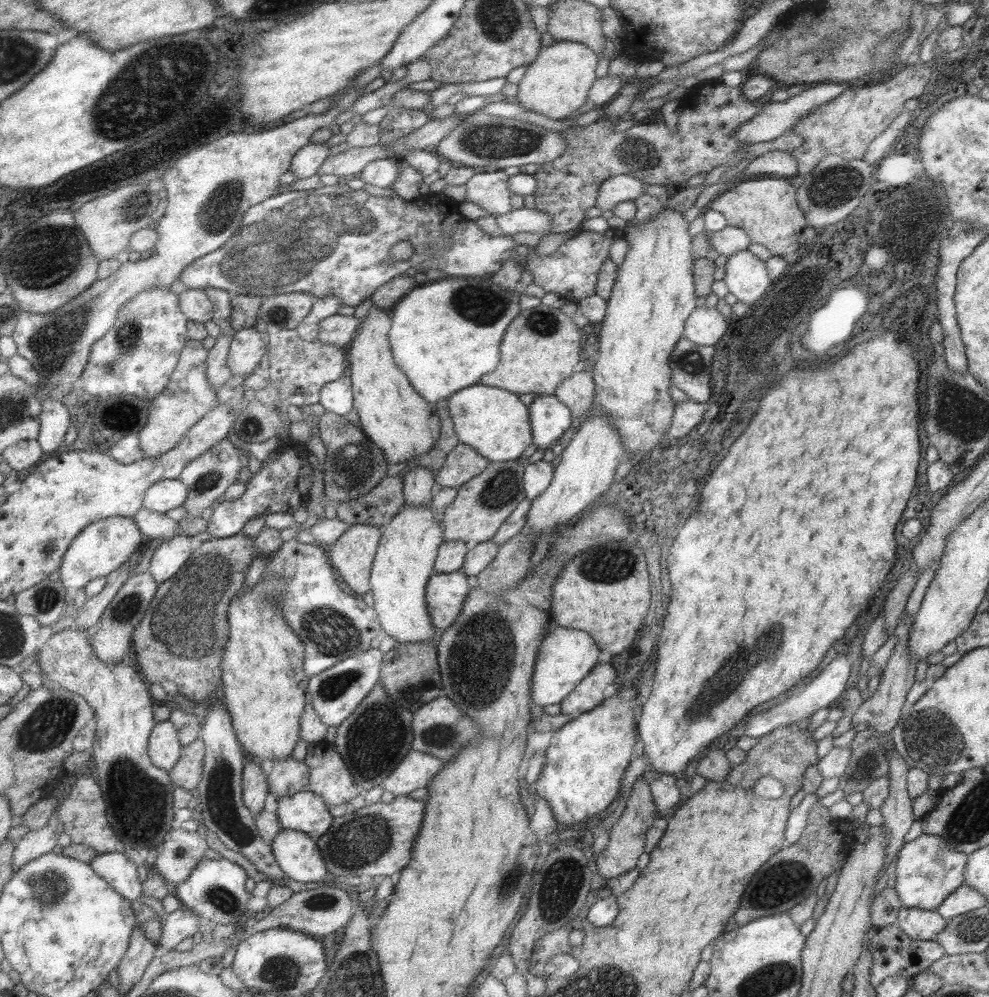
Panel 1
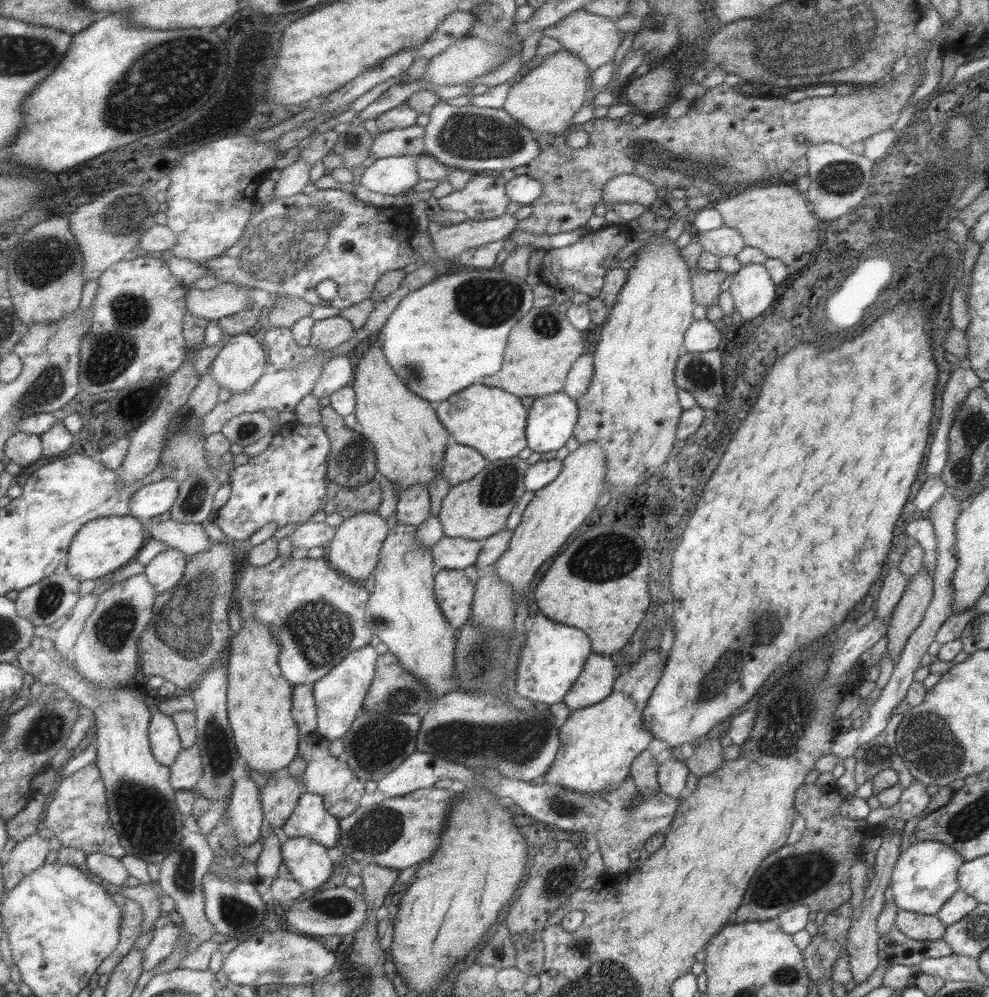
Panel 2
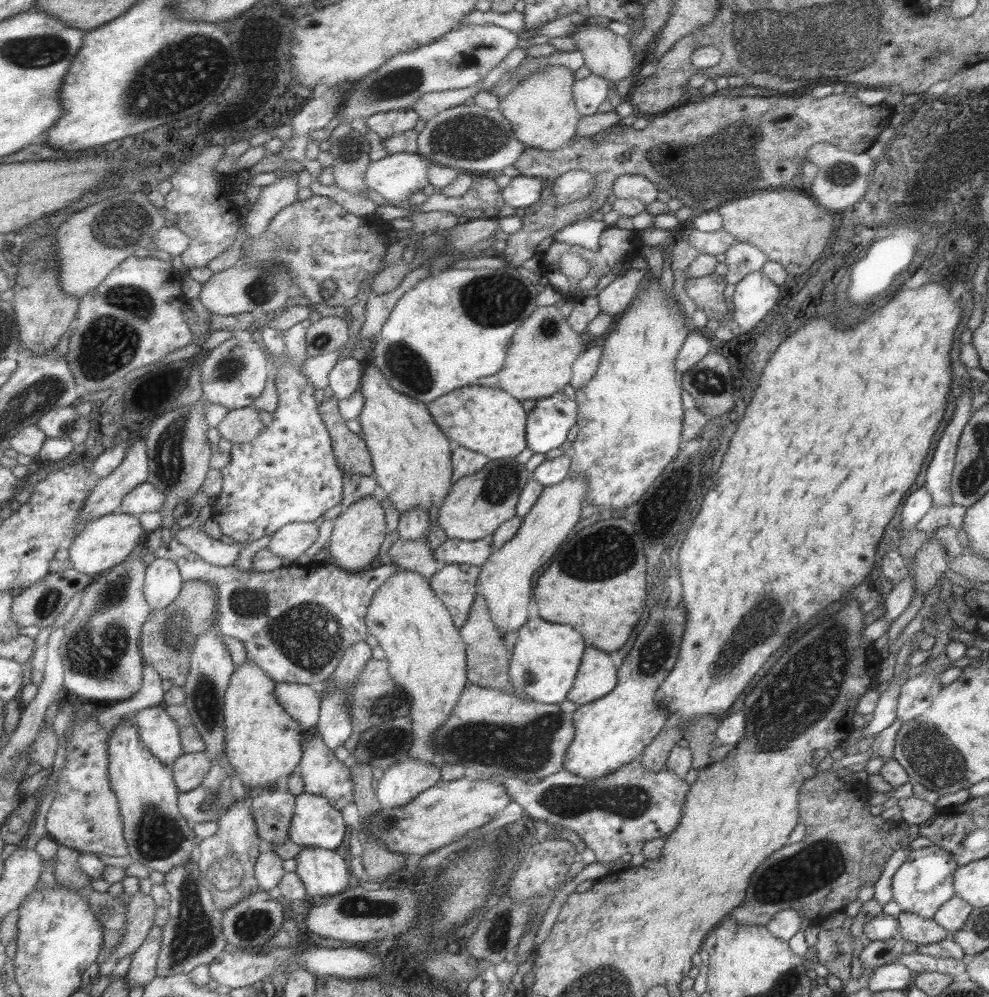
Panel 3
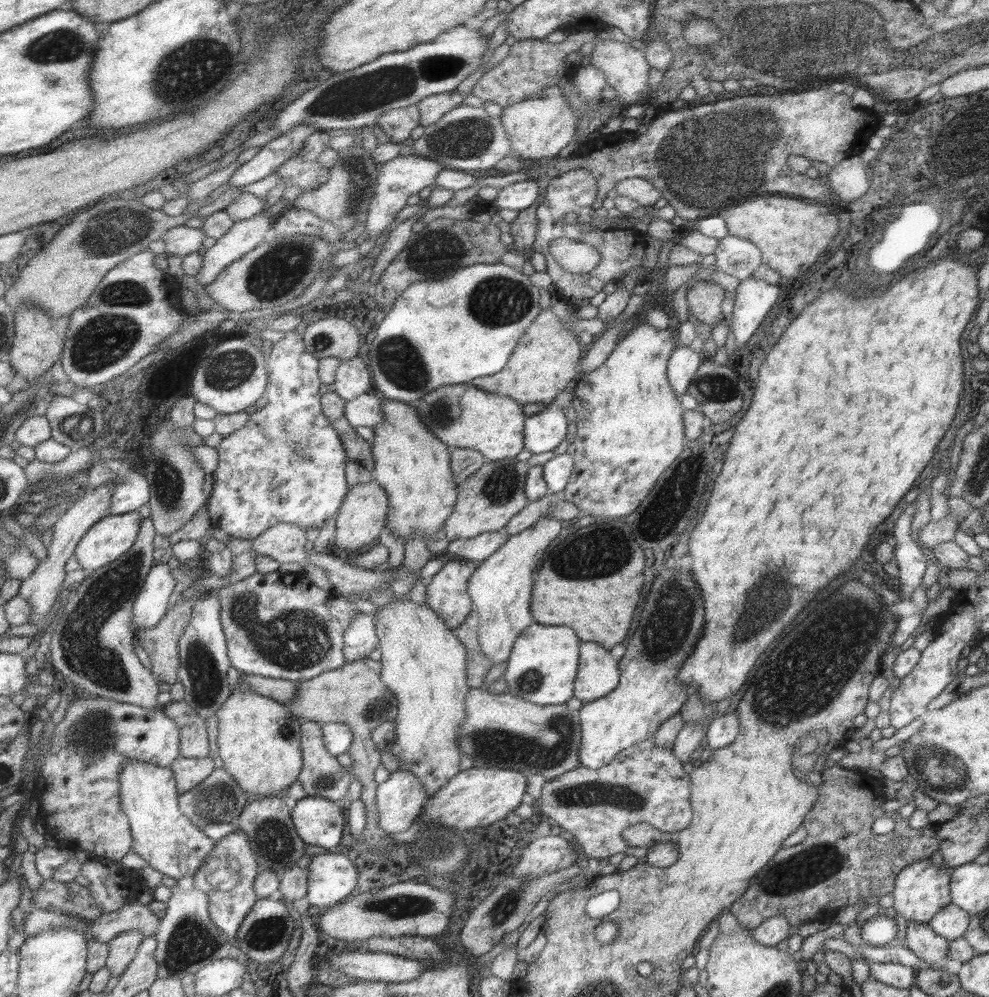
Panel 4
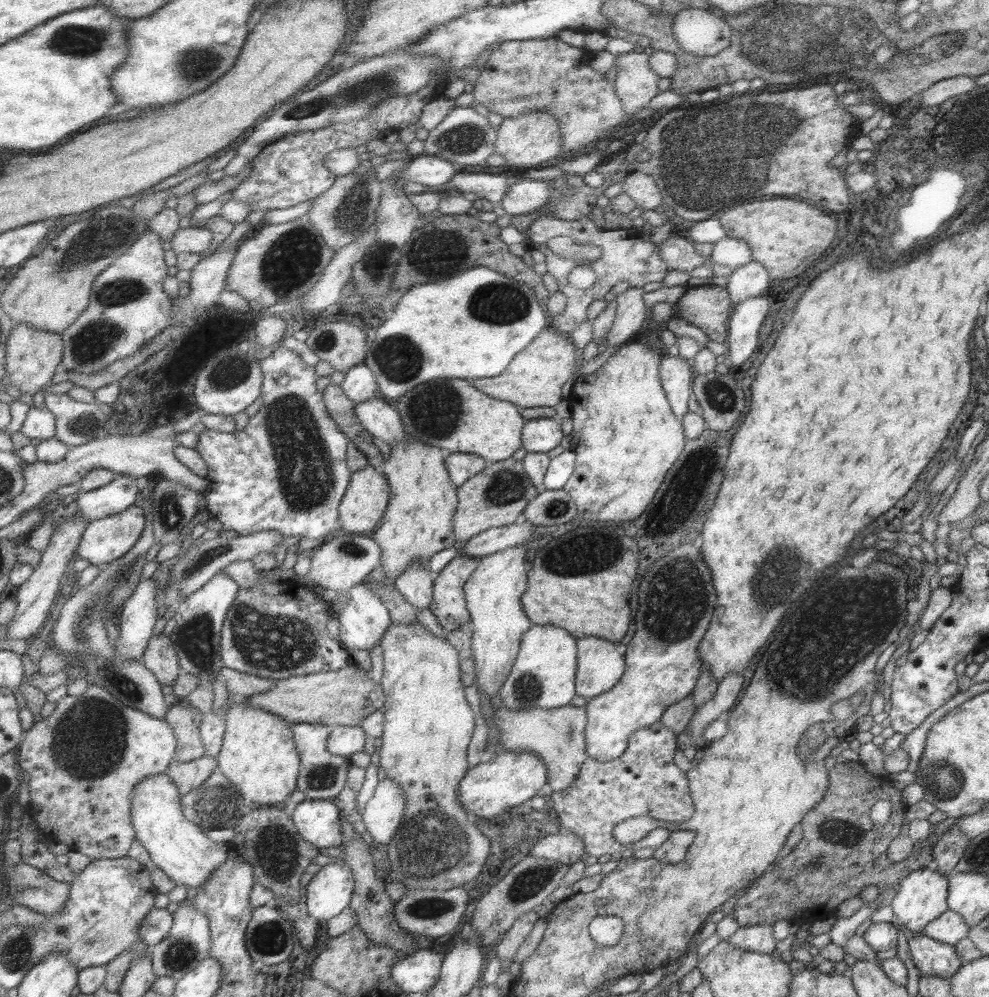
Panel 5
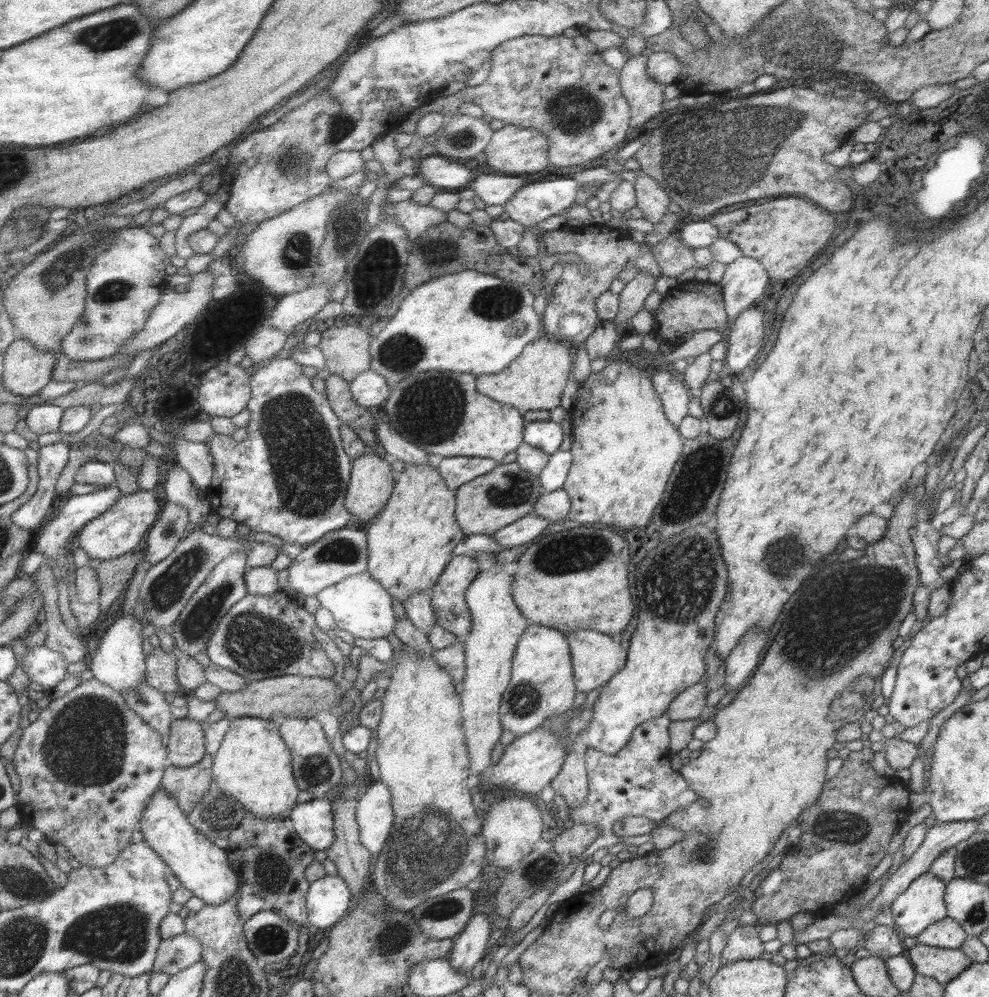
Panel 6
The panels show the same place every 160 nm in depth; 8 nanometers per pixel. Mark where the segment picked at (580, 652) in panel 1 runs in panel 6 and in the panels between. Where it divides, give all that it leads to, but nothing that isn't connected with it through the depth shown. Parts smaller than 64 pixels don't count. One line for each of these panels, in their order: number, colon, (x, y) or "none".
2: (552, 655)
3: (545, 658)
4: (541, 667)
5: (542, 675)
6: (541, 685)

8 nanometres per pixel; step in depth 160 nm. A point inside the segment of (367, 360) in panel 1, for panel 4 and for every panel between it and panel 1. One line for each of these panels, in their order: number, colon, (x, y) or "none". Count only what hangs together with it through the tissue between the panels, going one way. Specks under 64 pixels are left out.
2: (409, 441)
3: (410, 455)
4: (412, 465)

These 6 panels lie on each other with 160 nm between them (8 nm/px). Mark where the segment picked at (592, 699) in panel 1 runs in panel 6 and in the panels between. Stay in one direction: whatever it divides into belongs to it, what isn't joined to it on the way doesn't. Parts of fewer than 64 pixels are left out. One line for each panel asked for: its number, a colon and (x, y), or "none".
2: (594, 683)
3: (596, 676)
4: (597, 674)
5: (599, 666)
6: (595, 658)

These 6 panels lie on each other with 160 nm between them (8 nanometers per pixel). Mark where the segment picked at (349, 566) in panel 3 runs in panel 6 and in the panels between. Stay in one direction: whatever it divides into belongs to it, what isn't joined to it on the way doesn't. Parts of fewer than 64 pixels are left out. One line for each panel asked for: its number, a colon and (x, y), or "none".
4: (361, 516)
5: (361, 508)
6: (371, 478)

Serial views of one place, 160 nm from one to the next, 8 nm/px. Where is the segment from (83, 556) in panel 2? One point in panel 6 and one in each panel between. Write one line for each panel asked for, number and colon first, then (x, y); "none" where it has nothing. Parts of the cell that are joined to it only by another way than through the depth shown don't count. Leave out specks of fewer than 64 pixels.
3: (102, 543)
4: (111, 536)
5: (108, 538)
6: (122, 527)

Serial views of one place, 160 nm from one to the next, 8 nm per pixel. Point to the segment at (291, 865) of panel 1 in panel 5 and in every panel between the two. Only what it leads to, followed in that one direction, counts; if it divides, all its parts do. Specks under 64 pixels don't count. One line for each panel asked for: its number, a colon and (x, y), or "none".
2: (306, 860)
3: (323, 873)
4: (331, 877)
5: (329, 891)

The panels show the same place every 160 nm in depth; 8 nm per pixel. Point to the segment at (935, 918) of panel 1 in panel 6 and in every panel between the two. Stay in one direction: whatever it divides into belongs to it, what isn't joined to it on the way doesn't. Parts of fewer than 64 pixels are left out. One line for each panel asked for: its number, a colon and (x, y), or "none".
2: (917, 926)
3: (913, 928)
4: (919, 938)
5: (931, 957)
6: (941, 964)

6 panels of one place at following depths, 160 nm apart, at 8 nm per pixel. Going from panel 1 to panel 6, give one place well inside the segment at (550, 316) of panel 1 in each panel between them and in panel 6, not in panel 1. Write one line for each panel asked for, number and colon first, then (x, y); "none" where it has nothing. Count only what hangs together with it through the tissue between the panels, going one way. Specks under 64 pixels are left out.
2: (541, 346)
3: (538, 360)
4: (545, 359)
5: (535, 376)
6: (535, 379)

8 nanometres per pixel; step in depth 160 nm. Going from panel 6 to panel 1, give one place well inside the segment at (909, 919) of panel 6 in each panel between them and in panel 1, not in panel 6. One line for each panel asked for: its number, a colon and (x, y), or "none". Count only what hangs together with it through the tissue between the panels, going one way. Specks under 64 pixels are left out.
1: (928, 869)
2: (925, 875)
3: (923, 882)
4: (921, 889)
5: (921, 895)

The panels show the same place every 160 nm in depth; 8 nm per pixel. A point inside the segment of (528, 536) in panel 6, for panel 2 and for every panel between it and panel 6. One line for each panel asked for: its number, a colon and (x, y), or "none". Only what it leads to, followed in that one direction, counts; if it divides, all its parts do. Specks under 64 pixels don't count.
2: (447, 553)
3: (452, 551)
4: (476, 549)
5: (494, 539)

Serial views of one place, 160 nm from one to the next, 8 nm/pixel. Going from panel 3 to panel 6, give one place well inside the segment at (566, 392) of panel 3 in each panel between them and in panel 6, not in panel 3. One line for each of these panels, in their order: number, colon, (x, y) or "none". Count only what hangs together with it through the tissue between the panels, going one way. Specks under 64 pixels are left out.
4: (544, 430)
5: (541, 434)
6: (545, 435)

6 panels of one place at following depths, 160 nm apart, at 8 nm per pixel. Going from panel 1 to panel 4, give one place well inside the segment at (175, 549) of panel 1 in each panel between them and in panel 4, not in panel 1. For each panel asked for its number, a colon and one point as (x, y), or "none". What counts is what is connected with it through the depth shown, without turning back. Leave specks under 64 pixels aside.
2: (165, 569)
3: (162, 581)
4: (150, 603)

